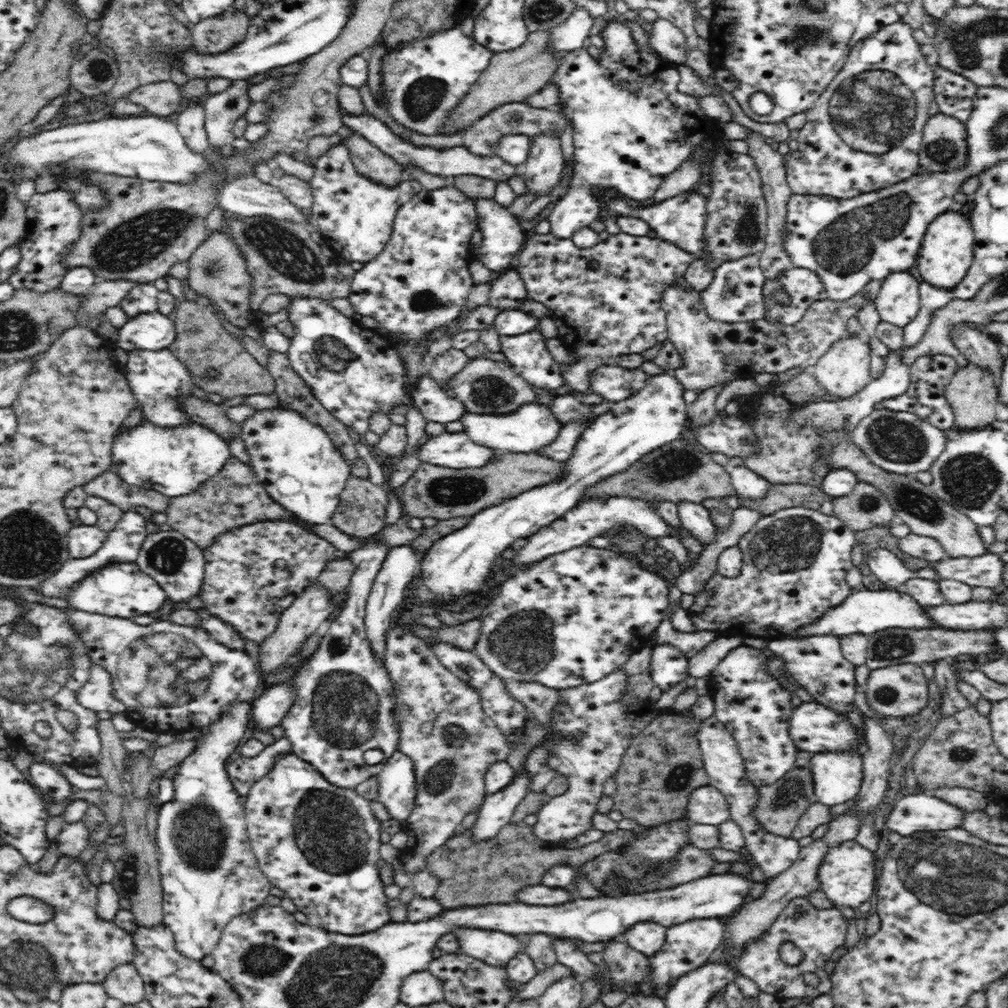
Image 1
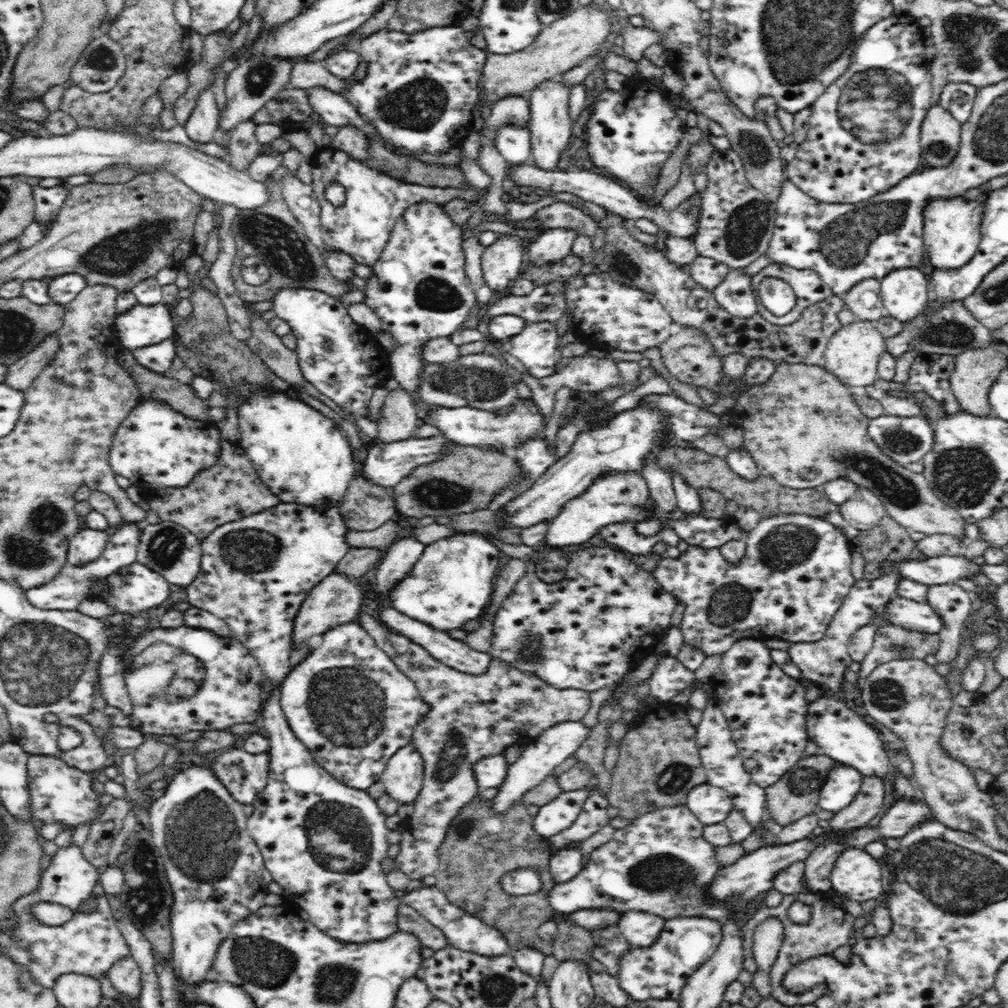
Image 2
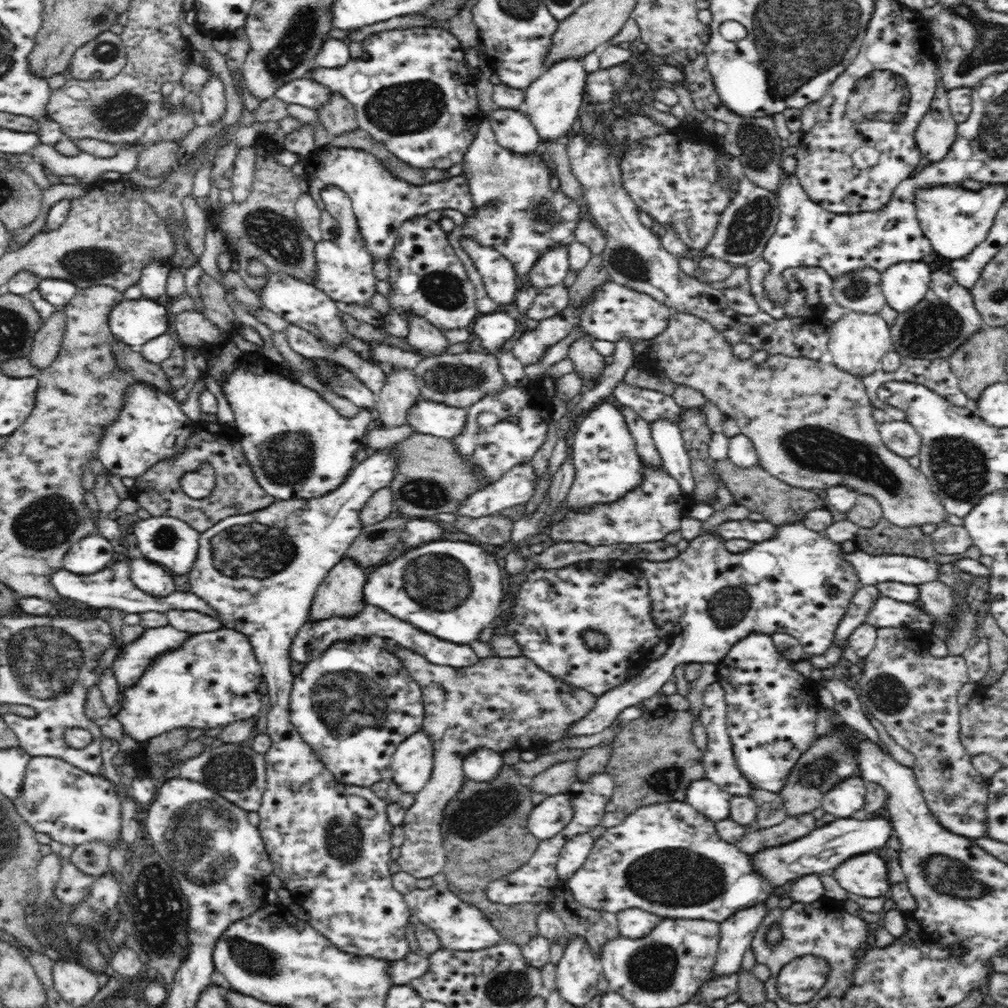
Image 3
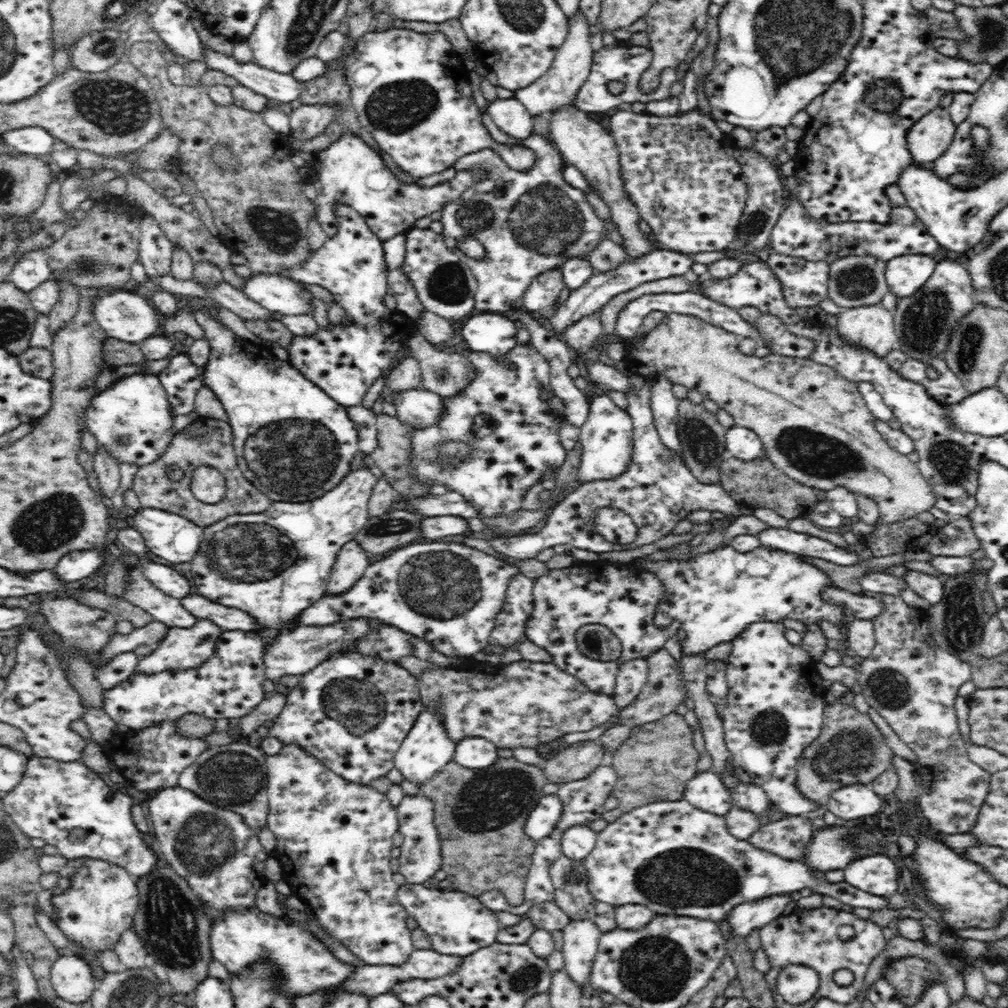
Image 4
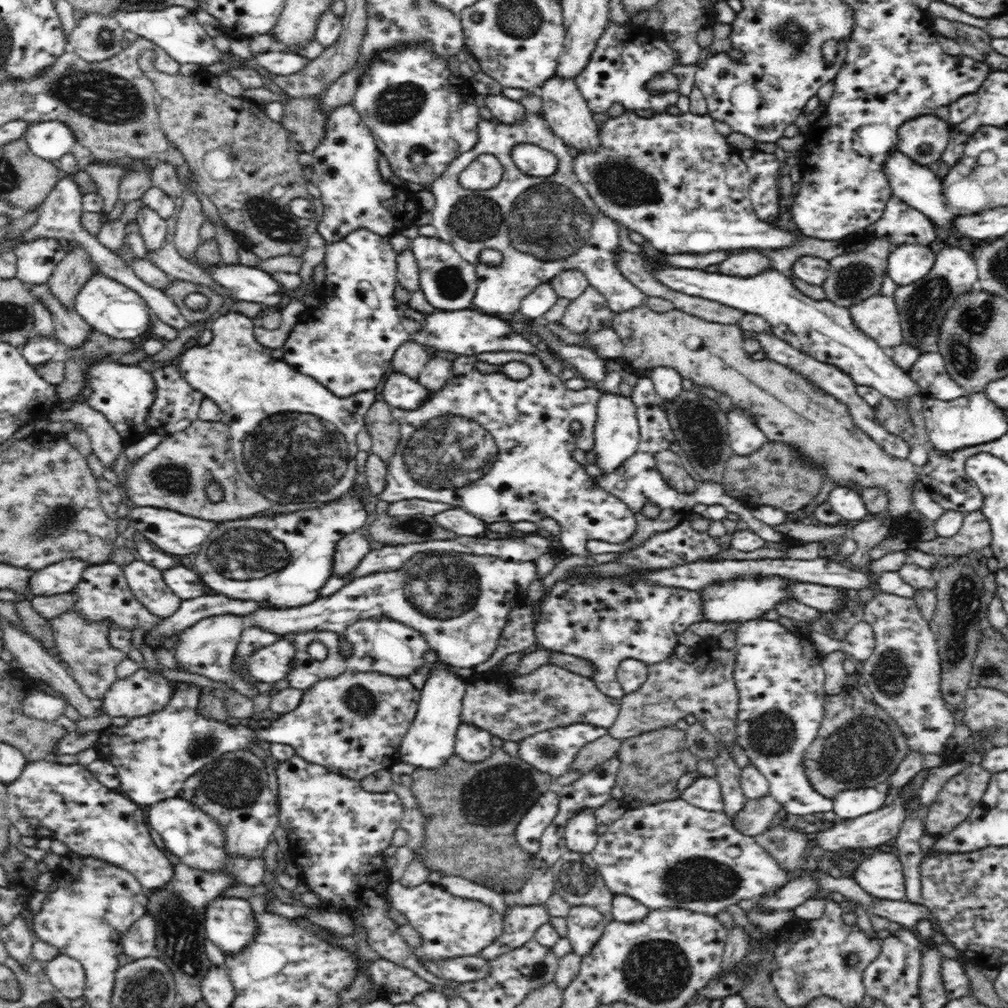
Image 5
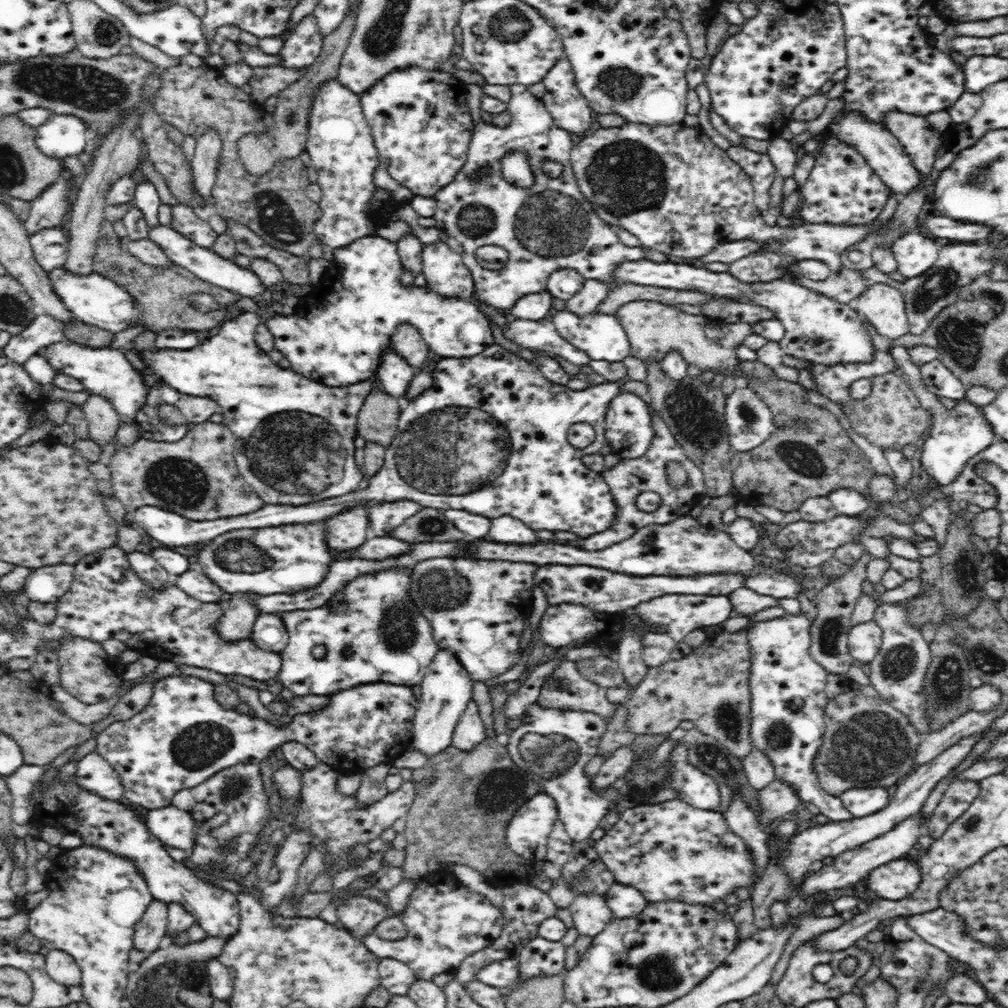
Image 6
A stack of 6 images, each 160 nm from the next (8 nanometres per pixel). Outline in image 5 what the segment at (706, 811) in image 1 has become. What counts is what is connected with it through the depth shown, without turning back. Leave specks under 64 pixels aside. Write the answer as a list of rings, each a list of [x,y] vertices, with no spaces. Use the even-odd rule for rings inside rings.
[[[698,777],[680,793],[680,798],[694,806],[712,812],[723,812],[721,786],[715,777]]]

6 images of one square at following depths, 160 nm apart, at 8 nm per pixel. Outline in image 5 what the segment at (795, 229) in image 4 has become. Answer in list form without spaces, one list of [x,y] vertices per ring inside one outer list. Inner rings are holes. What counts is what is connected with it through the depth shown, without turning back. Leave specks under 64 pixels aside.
[[[892,195],[887,202],[880,220],[877,220],[874,224],[868,225],[860,234],[856,234],[846,240],[838,241],[838,244],[843,245],[846,249],[847,244],[851,242],[852,238],[858,239],[859,236],[864,236],[866,239],[870,240],[888,237],[890,243],[892,243],[892,251],[901,245],[912,244],[928,247],[932,242],[937,240],[934,226],[935,224],[929,218],[926,218],[919,210],[907,207],[904,201],[900,200],[897,196]]]

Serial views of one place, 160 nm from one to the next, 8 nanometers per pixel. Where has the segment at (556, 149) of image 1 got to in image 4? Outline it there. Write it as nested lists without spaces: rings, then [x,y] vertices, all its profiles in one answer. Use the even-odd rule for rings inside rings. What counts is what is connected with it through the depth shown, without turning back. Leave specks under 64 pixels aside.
[[[576,12],[569,19],[568,28],[568,36],[566,36],[564,44],[558,49],[550,70],[526,88],[514,91],[515,98],[523,104],[532,117],[543,114],[554,115],[557,111],[575,104],[576,94],[588,78],[594,56],[590,45],[592,26],[588,24],[586,18]]]

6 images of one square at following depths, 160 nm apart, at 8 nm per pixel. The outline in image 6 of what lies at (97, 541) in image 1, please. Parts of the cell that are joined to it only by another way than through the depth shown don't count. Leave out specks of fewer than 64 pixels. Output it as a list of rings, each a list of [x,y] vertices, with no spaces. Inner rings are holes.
[[[57,565],[31,569],[22,592],[30,601],[56,603],[74,581],[74,565]]]

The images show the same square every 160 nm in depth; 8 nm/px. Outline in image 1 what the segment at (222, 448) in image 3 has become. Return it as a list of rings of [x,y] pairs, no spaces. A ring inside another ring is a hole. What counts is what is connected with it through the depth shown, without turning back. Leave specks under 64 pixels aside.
[[[230,456],[223,466],[222,470],[208,478],[198,490],[194,490],[192,494],[186,496],[170,497],[170,504],[164,510],[166,513],[167,523],[172,529],[177,530],[186,538],[192,539],[203,550],[212,546],[212,542],[224,532],[230,532],[234,528],[246,526],[246,524],[256,524],[256,522],[264,522],[264,520],[292,520],[292,515],[280,503],[274,502],[264,485],[256,478],[252,467],[235,456]]]

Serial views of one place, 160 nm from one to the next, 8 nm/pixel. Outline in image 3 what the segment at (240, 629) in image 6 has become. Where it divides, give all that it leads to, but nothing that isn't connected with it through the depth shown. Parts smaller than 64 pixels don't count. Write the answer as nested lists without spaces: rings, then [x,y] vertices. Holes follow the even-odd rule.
[[[170,625],[159,628],[148,628],[138,640],[122,645],[111,669],[117,678],[119,694],[128,686],[134,686],[144,674],[146,667],[156,662],[160,656],[170,650],[178,650],[192,634],[181,632]]]

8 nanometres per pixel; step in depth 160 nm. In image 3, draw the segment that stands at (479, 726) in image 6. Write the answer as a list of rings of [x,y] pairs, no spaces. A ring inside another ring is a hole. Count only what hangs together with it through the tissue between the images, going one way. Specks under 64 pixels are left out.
[[[478,748],[464,758],[462,764],[465,776],[476,782],[494,780],[503,766],[502,754],[487,748]]]

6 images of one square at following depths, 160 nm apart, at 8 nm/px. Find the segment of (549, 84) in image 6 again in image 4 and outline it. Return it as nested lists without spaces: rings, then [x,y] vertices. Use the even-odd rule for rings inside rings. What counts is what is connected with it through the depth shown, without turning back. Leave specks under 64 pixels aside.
[[[571,104],[571,106],[561,109],[551,116],[550,133],[552,141],[564,160],[571,166],[576,167],[584,175],[588,185],[595,190],[596,194],[610,208],[612,224],[614,224],[614,228],[618,230],[618,234],[624,241],[621,245],[626,251],[624,262],[630,262],[630,260],[634,260],[638,256],[652,253],[659,247],[651,236],[642,234],[638,227],[640,222],[638,209],[636,209],[636,205],[632,203],[632,199],[628,197],[628,193],[624,189],[618,158],[619,151],[614,138],[609,134],[608,130],[602,128],[598,122],[588,118],[588,114],[580,111],[575,104]]]

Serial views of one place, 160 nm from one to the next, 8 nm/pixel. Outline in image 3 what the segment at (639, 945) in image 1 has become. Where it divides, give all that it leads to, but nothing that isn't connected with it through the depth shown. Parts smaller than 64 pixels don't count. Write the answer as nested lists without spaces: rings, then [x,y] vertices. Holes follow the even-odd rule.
[[[628,908],[617,913],[620,934],[626,938],[648,936],[661,919],[658,915],[639,908]]]

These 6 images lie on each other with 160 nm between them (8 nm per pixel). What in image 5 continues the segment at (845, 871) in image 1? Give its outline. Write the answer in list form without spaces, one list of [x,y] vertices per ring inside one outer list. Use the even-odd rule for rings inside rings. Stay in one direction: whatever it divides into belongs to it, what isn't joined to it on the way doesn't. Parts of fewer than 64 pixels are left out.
[[[875,852],[854,870],[854,880],[877,899],[905,900],[904,872],[897,855]]]

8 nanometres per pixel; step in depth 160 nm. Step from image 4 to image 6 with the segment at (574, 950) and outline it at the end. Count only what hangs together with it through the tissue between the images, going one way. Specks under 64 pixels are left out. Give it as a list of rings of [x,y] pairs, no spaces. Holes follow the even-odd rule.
[[[596,894],[577,895],[569,909],[579,936],[594,938],[613,917],[605,897]]]

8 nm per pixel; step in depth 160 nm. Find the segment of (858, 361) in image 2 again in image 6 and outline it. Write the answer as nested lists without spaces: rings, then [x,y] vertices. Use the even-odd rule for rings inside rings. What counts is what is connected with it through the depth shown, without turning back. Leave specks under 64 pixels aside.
[[[872,283],[852,303],[853,309],[890,341],[909,332],[902,293],[886,283]]]

